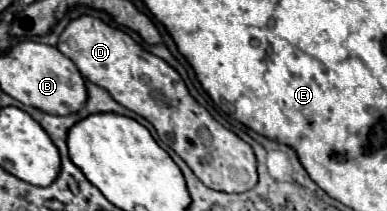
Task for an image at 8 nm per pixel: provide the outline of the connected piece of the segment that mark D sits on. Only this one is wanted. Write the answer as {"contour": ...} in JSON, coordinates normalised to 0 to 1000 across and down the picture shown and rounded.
{"contour":[[[209,76],[204,95],[178,104],[152,171],[147,227],[194,294],[204,341],[235,398],[271,417],[313,502],[385,569],[411,654],[483,768],[530,882],[587,919],[618,919],[664,872],[664,758],[654,701],[519,512],[488,455],[468,360],[426,284],[375,246],[333,161],[276,123],[256,85]]]}

